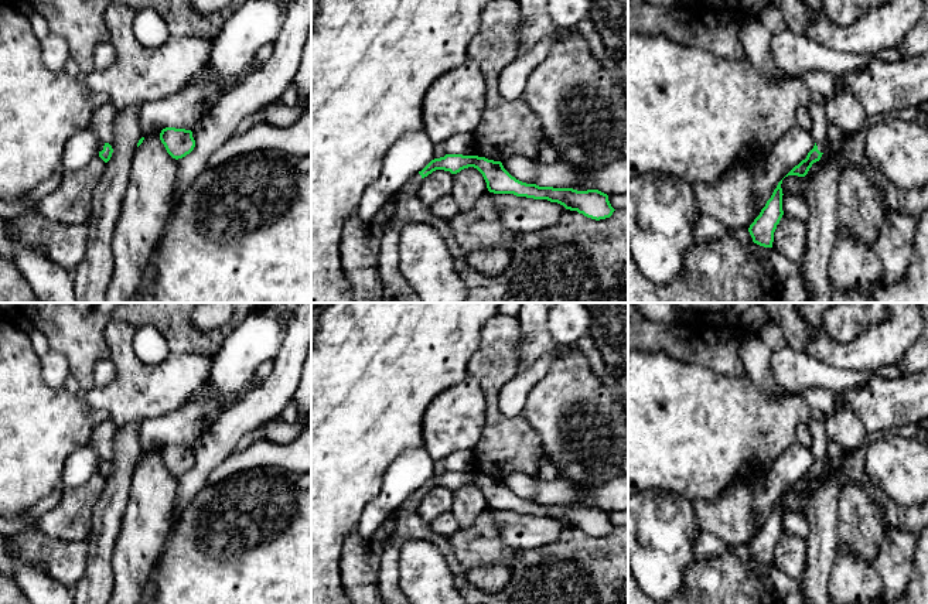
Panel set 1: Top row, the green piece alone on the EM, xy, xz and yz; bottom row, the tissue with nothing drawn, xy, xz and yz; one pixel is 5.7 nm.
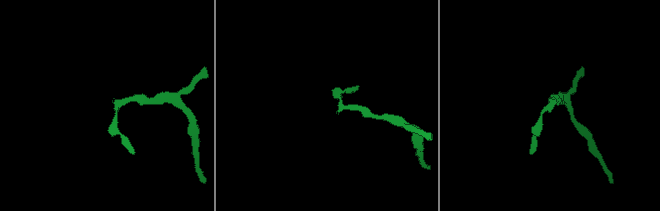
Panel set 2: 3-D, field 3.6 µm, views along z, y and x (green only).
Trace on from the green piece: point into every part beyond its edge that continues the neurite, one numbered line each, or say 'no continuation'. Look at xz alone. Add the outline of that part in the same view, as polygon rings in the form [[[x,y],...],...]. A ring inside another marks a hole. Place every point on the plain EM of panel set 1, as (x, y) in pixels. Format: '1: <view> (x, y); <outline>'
1: xz (413, 501); [[[417,489],[416,492],[413,492],[399,508],[400,511],[417,511],[420,501],[422,501],[423,495],[422,492]]]

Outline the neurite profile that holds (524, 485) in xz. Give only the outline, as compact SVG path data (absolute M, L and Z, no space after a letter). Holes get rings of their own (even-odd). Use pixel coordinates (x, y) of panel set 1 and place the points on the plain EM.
M512 471L502 478L504 485L516 496L535 501L536 496L536 481L532 475Z

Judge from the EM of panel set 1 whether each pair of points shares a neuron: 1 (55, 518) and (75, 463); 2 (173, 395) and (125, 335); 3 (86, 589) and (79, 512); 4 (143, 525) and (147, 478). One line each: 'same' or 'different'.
1: different
2: same
3: different
4: same

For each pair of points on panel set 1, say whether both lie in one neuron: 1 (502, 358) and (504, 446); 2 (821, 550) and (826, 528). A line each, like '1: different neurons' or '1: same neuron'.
1: same neuron
2: same neuron

